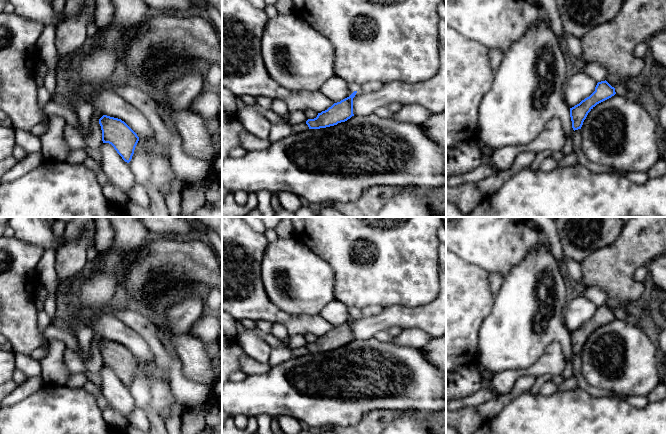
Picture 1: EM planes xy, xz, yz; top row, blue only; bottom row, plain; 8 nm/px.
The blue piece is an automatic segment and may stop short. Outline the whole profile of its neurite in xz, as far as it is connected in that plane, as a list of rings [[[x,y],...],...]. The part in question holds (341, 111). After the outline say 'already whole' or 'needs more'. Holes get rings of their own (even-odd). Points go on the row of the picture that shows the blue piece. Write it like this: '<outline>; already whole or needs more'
[[[354,91],[349,97],[334,103],[327,110],[317,113],[313,110],[305,112],[308,120],[306,124],[309,129],[320,129],[337,125],[350,119],[353,114],[353,98],[357,91]]]; needs more

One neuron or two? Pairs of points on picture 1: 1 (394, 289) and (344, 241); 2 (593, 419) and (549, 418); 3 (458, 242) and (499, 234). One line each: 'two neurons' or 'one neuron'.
1: one neuron
2: one neuron
3: one neuron

